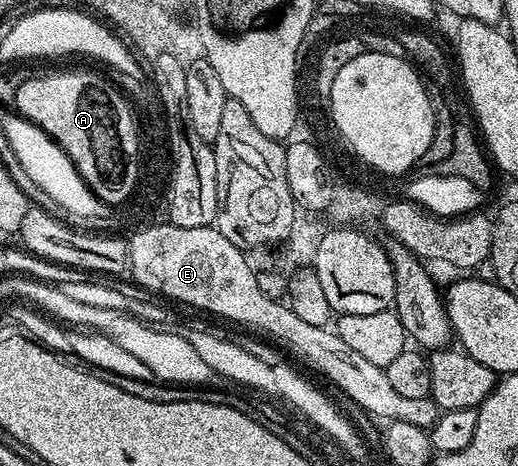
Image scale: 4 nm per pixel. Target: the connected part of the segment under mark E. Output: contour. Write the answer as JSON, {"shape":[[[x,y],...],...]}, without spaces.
{"shape":[[[158,224],[153,226],[147,226],[138,229],[134,233],[133,239],[128,239],[127,242],[127,270],[128,273],[133,273],[131,276],[132,281],[137,283],[138,286],[143,286],[146,289],[152,291],[154,295],[160,296],[162,299],[171,300],[169,298],[174,298],[177,302],[186,302],[189,306],[194,306],[197,310],[206,310],[209,314],[218,314],[221,318],[226,318],[229,322],[238,322],[241,326],[250,326],[253,330],[258,330],[261,334],[270,334],[277,342],[282,342],[291,353],[297,358],[302,358],[307,365],[313,370],[318,370],[327,381],[333,386],[338,386],[355,405],[361,410],[366,410],[369,414],[374,414],[377,418],[385,418],[388,423],[390,422],[402,422],[403,424],[415,424],[419,428],[423,428],[425,431],[430,430],[435,423],[437,423],[437,415],[439,413],[437,405],[433,403],[432,397],[420,398],[419,400],[411,400],[407,396],[402,396],[400,392],[395,392],[395,388],[391,388],[391,380],[387,380],[387,372],[385,367],[379,364],[370,364],[364,356],[356,353],[350,346],[345,343],[344,340],[339,340],[339,336],[332,329],[326,328],[324,326],[316,327],[312,324],[307,324],[304,320],[299,320],[298,316],[292,312],[291,308],[284,301],[271,299],[270,296],[265,296],[262,289],[259,288],[258,281],[256,280],[254,267],[249,267],[249,262],[247,259],[246,251],[241,250],[235,244],[231,244],[231,240],[227,240],[227,236],[223,236],[220,232],[213,226],[200,226],[199,228],[179,228],[172,224]]]}

